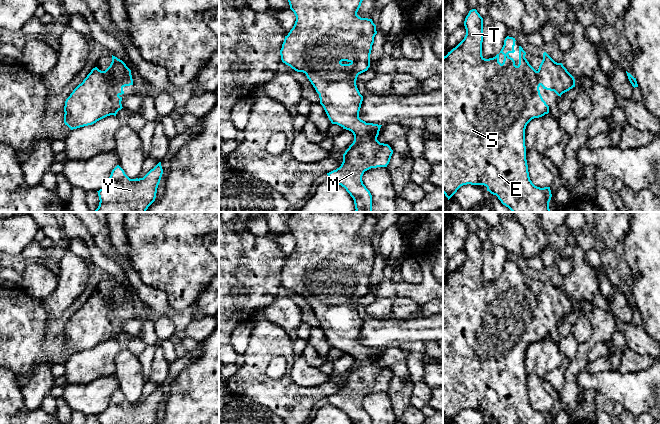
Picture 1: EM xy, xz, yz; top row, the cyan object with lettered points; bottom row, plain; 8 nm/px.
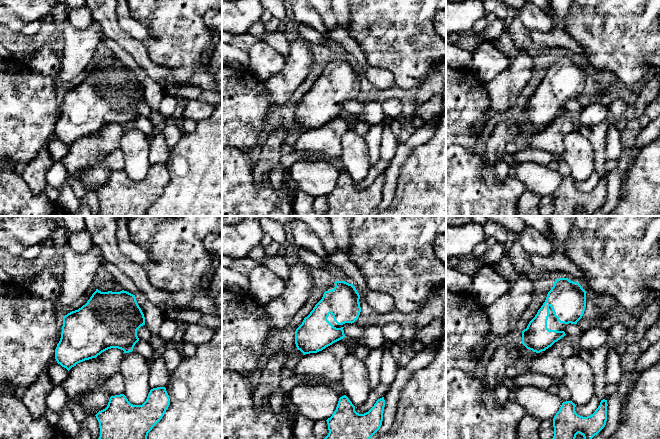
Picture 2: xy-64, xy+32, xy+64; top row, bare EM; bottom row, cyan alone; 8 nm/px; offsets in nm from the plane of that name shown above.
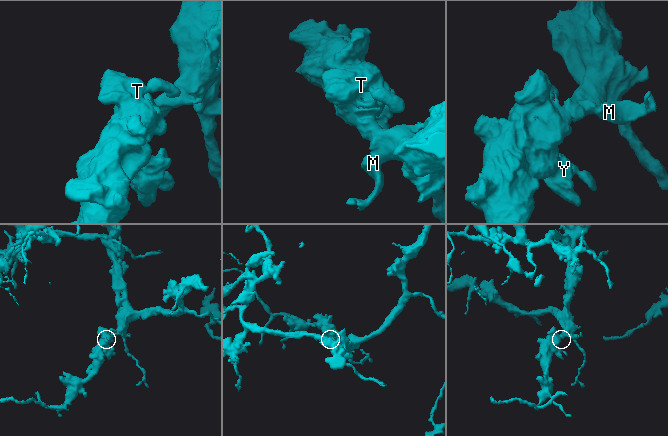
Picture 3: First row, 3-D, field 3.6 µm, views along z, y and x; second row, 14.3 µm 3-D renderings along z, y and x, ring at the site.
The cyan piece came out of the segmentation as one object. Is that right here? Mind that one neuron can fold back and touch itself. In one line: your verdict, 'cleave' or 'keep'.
keep

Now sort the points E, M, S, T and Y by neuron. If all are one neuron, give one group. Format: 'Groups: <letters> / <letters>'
Groups: E M S T Y

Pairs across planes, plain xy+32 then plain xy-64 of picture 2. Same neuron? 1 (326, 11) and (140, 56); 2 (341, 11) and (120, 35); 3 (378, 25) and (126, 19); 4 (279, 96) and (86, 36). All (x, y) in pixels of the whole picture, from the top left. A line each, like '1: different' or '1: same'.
1: same
2: different
3: different
4: same

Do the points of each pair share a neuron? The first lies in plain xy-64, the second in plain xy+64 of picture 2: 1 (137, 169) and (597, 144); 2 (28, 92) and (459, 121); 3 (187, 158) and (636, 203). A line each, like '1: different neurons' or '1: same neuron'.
1: different neurons
2: same neuron
3: same neuron

